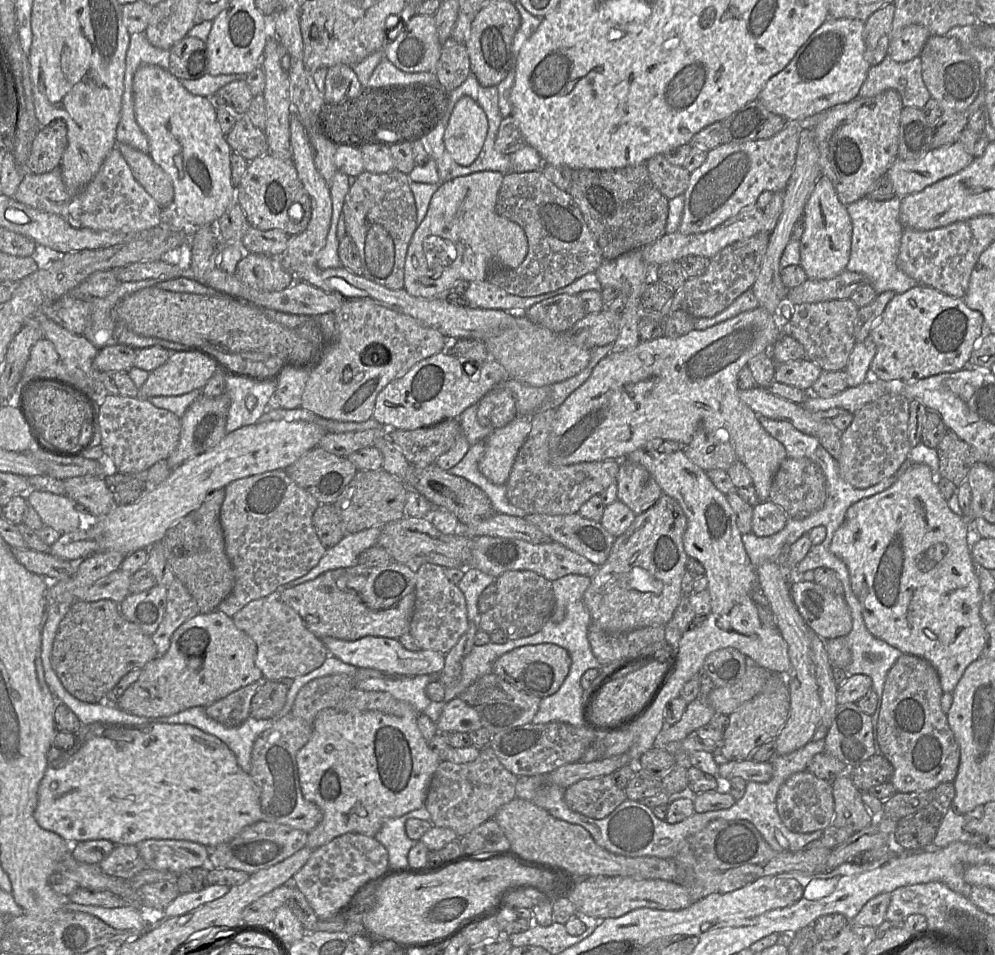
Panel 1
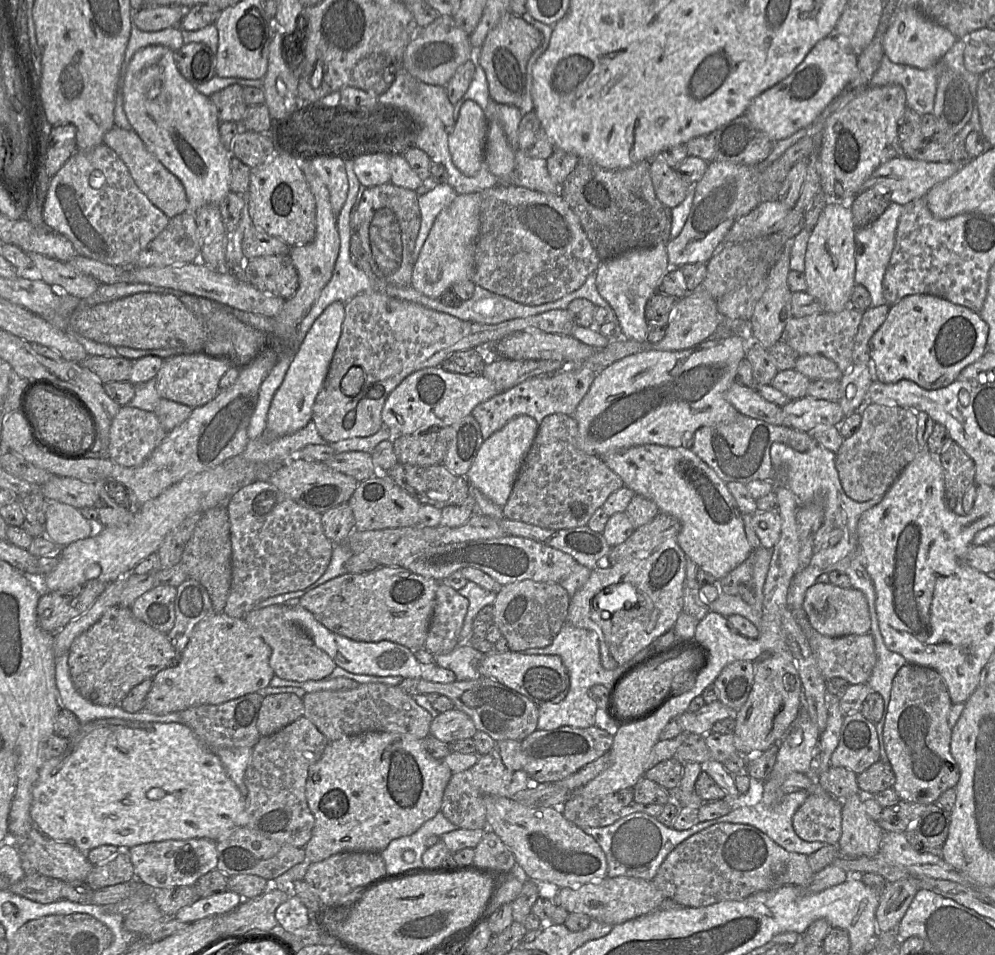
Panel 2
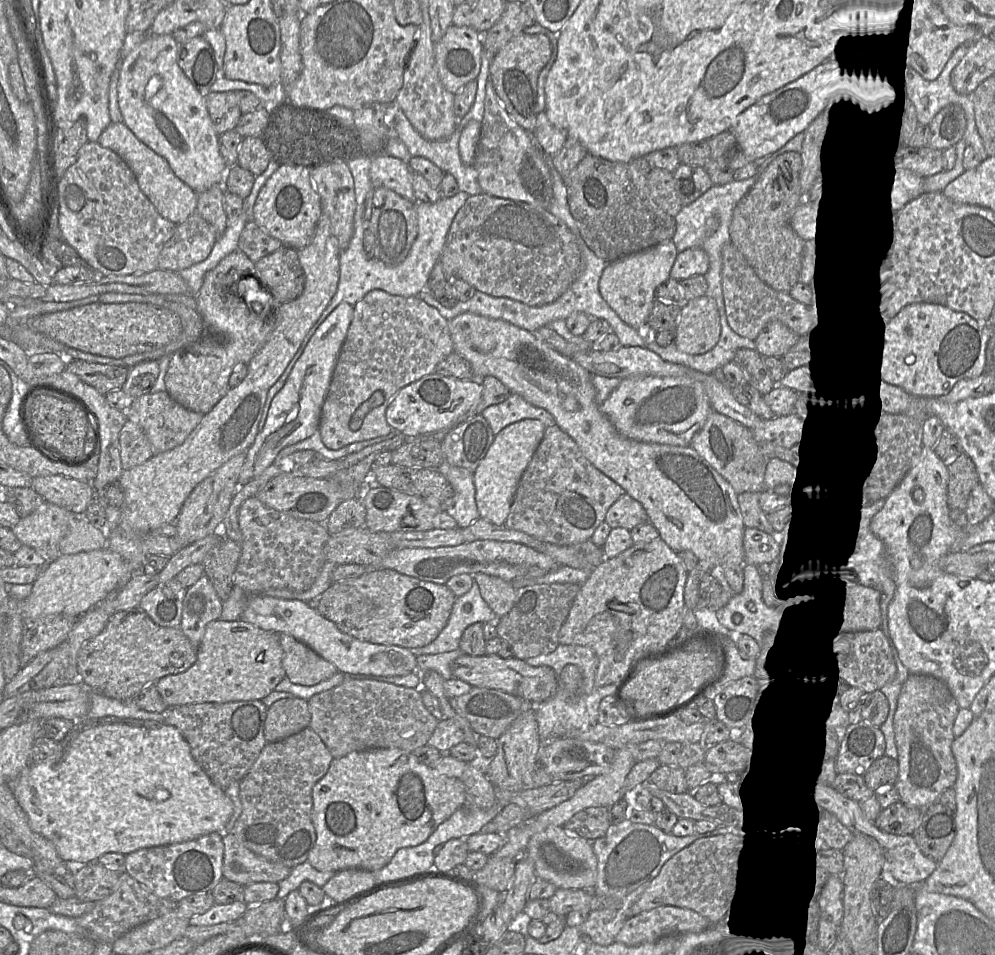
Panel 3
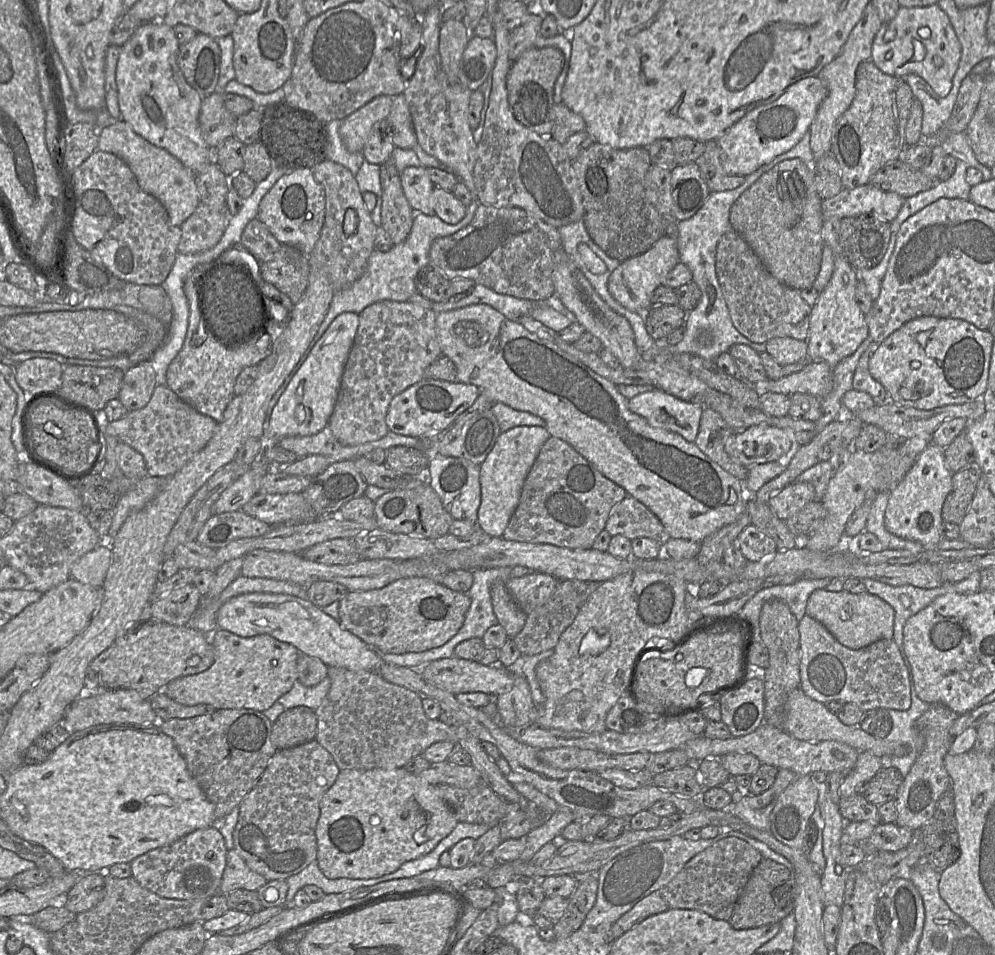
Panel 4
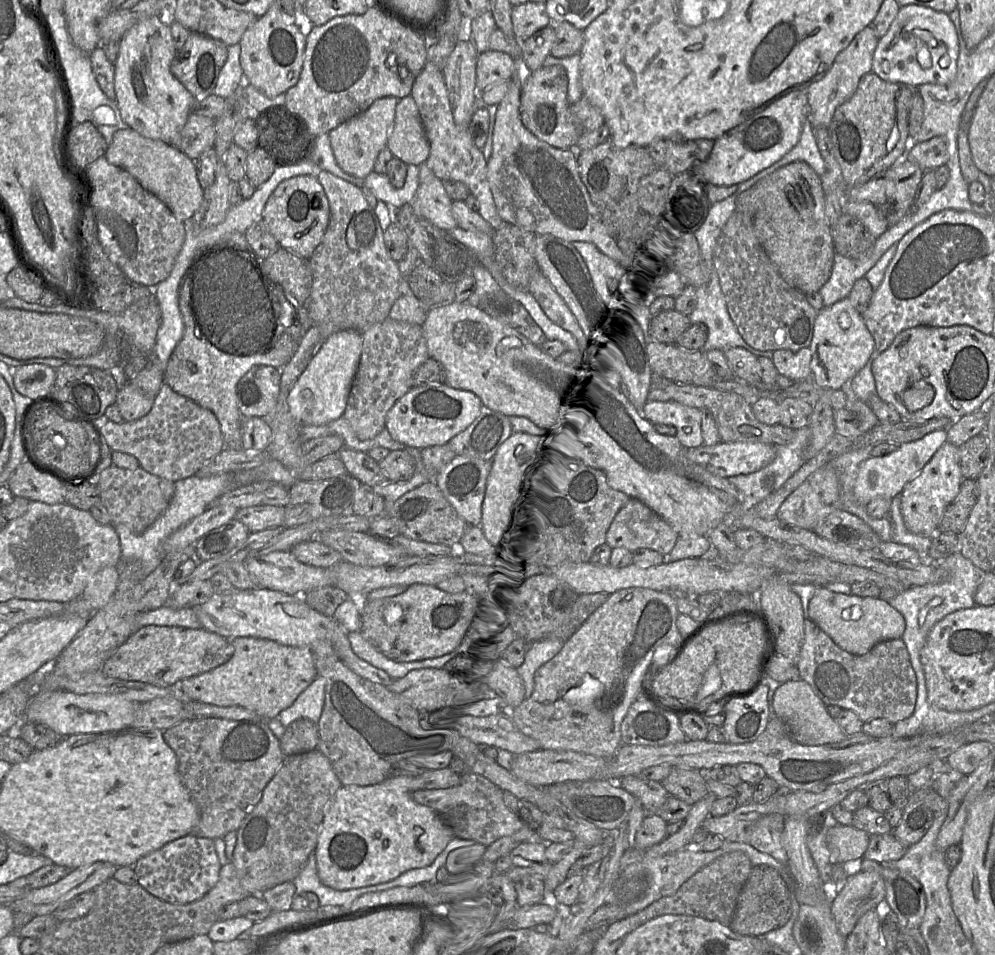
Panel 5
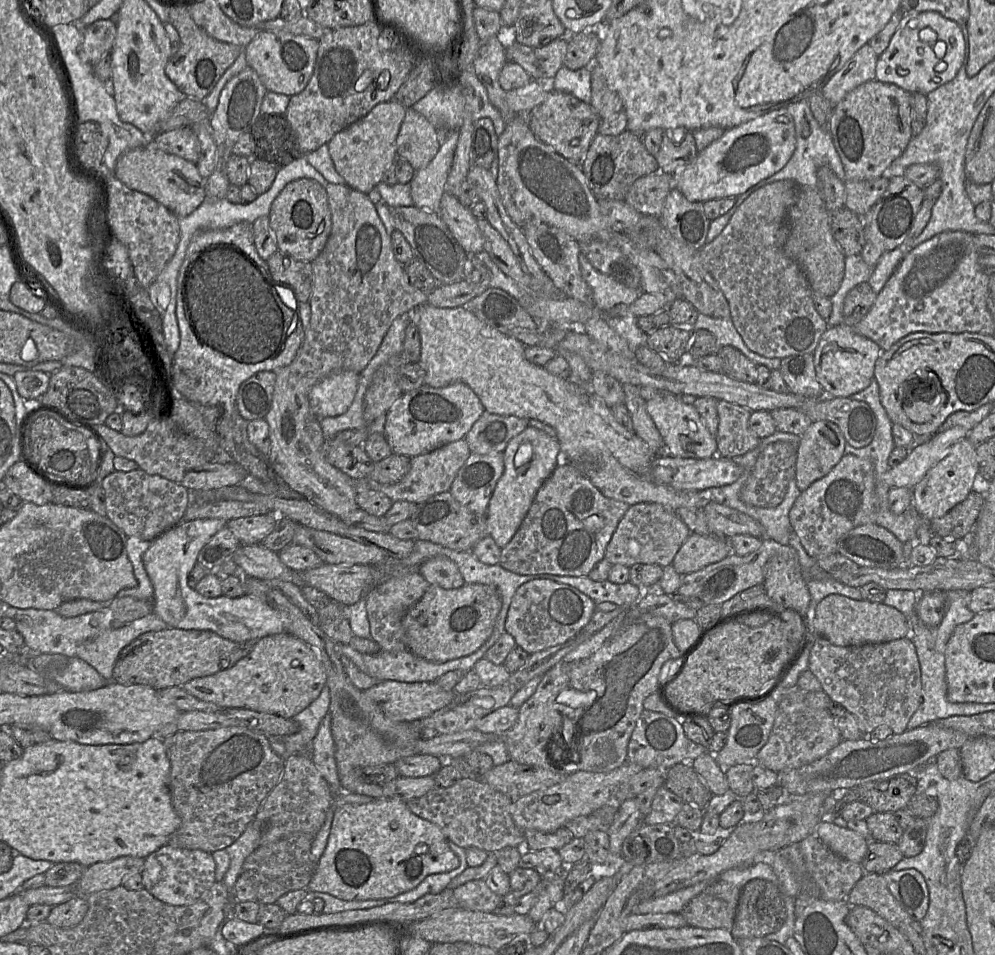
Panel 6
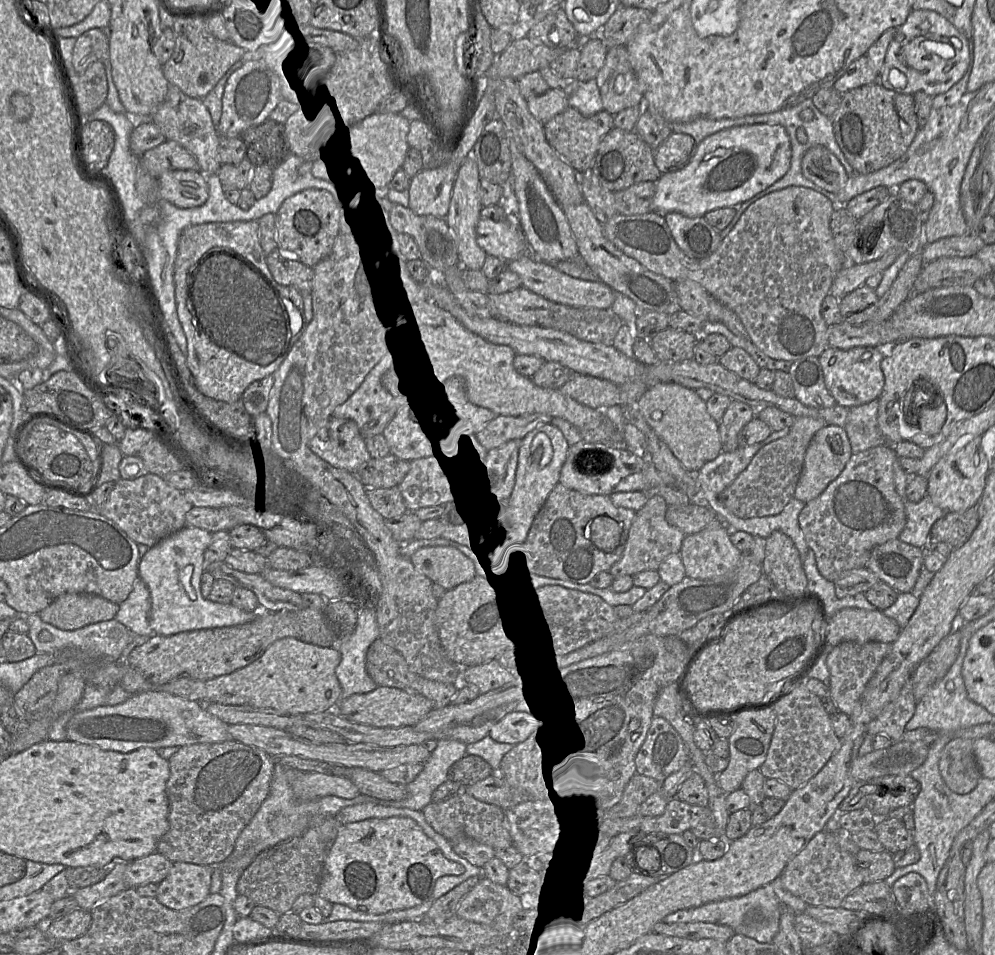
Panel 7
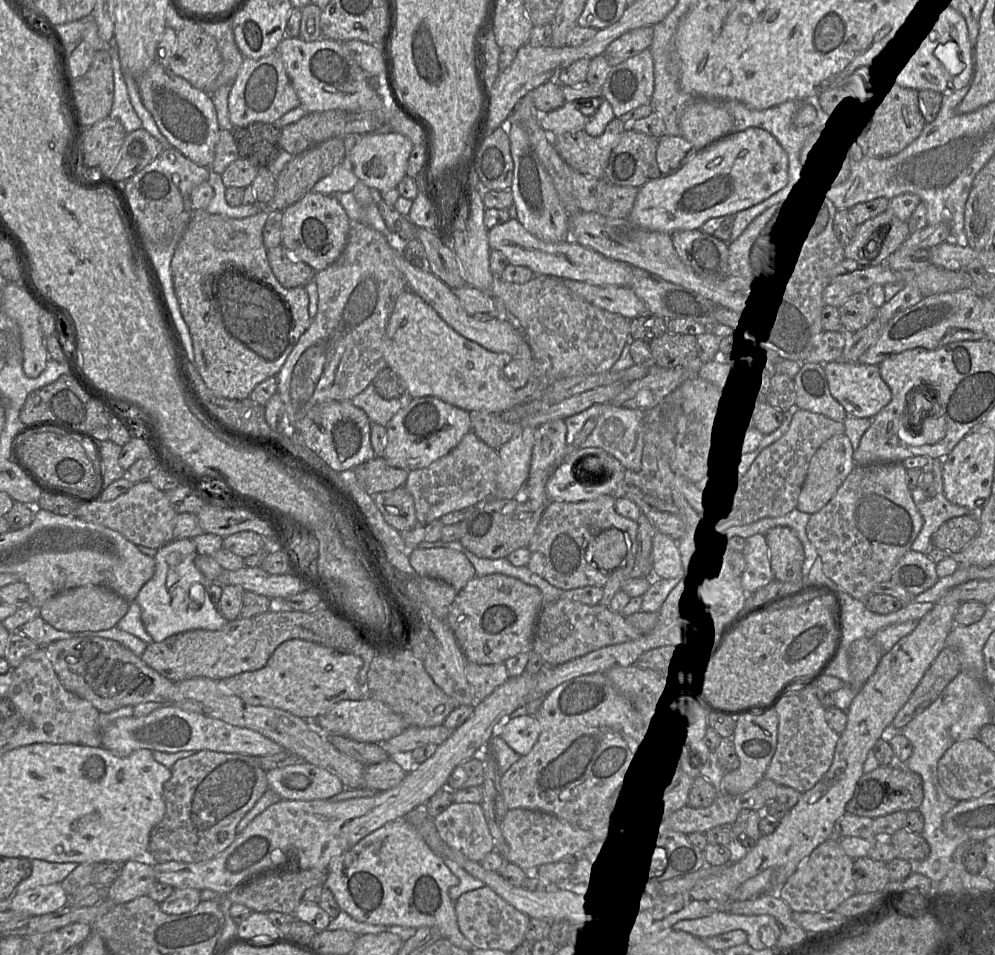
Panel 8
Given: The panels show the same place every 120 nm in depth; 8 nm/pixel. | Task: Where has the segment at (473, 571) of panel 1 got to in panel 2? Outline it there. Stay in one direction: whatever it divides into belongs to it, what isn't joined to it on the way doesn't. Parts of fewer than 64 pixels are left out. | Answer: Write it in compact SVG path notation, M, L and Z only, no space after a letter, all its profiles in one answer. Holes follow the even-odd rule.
M468 581L457 592L468 600L468 609L460 633L459 645L470 645L472 626L476 615L484 606L493 605L496 594L471 581Z

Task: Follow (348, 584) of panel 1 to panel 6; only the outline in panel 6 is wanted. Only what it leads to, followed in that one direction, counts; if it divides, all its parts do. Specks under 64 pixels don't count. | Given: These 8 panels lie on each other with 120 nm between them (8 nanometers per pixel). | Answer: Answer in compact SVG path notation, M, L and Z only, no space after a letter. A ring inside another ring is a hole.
M465 584L455 589L430 585L403 619L405 644L414 655L431 662L443 663L467 656L491 635L501 604L496 588L490 585Z

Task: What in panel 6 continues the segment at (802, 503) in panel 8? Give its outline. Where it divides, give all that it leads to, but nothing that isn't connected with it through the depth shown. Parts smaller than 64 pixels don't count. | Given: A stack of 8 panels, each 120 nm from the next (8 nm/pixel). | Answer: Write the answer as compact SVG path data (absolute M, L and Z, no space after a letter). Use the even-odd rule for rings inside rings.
M832 422L811 423L801 436L796 462L796 483L800 491L827 475L845 455L846 440Z

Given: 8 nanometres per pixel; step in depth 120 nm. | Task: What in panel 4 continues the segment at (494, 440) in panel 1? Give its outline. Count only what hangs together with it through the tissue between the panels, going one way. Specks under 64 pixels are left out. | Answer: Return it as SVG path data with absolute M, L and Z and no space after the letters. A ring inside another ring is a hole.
M518 426L502 432L480 465L481 503L477 525L490 537L501 537L519 503L524 481L541 447L550 437L540 426Z

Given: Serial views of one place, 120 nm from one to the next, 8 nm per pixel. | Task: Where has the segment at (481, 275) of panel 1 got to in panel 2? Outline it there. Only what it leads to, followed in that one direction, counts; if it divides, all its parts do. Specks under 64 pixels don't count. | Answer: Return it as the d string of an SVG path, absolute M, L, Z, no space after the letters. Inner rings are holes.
M480 193L458 194L436 217L413 265L411 286L433 299L458 282L471 280L475 268L475 247L480 228Z

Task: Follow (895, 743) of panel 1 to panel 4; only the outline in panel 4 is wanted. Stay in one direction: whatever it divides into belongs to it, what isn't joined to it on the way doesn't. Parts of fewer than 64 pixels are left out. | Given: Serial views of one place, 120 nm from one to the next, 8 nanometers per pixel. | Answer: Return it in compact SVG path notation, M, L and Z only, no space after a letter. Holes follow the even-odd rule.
M930 704L929 708L916 721L916 729L922 737L922 748L911 767L909 773L903 778L903 783L895 798L897 807L896 824L900 827L908 828L912 831L920 829L934 816L934 811L938 800L951 788L951 780L944 766L944 757L952 744L950 729L959 715L950 708L942 704Z

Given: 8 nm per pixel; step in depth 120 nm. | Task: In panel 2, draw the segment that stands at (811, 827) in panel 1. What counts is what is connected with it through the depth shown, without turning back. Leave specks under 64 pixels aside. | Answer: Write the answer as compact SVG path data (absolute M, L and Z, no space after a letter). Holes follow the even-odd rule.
M809 794L794 813L792 825L804 841L838 845L842 834L841 801L830 794Z

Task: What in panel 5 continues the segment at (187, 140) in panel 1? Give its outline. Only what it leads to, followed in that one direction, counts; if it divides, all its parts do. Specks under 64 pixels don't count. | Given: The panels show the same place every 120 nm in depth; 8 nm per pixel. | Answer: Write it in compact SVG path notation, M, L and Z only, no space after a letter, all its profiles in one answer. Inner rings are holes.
M158 17L146 18L120 40L114 63L114 90L122 120L143 137L160 140L180 149L180 134L196 99L172 75L170 64L176 48L170 27Z

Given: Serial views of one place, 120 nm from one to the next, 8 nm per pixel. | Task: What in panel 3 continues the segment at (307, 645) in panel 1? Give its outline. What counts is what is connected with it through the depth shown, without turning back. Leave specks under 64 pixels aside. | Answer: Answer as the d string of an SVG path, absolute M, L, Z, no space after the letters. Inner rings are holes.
M276 633L283 649L282 665L293 683L312 686L331 678L338 669L293 636Z

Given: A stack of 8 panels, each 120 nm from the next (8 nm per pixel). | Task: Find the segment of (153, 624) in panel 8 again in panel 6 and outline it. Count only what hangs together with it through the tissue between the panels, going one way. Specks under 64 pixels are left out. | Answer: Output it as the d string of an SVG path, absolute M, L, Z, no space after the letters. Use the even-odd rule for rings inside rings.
M218 518L181 521L151 541L142 561L154 589L153 613L168 625L167 628L211 631L234 642L283 633L279 613L259 598L249 594L237 598L225 595L206 598L188 585L189 573L197 563L200 550L225 526L227 521Z

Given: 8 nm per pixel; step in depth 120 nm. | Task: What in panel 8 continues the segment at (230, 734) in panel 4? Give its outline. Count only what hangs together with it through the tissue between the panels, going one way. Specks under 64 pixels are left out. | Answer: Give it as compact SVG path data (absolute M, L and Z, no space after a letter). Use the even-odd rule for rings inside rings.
M200 750L193 755L179 759L172 767L172 775L164 784L163 797L166 811L162 820L153 828L149 842L149 859L153 863L163 863L168 861L199 863L210 860L228 848L236 838L236 827L248 811L262 797L268 788L267 772L264 771L257 762L258 756L250 756L240 753L224 753L211 750Z

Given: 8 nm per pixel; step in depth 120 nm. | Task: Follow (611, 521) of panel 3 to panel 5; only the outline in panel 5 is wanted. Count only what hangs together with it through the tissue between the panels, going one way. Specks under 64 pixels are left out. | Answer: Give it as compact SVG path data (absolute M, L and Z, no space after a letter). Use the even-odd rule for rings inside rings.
M630 498L618 511L606 533L606 543L613 549L623 547L632 553L639 548L649 548L668 555L673 549L679 535L660 516L643 502Z

